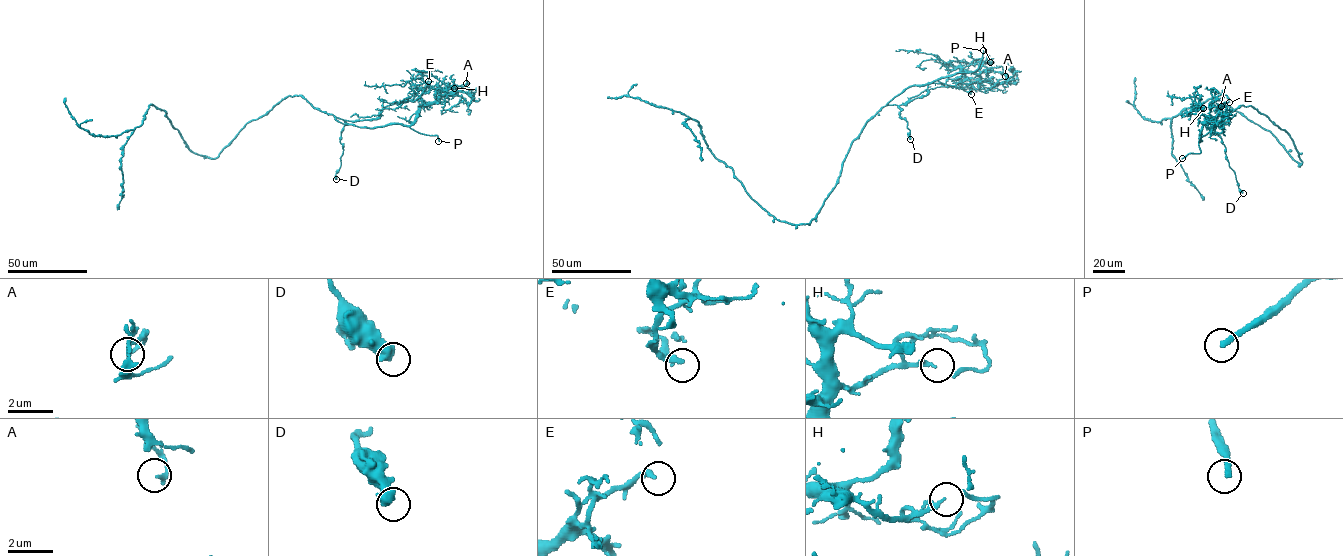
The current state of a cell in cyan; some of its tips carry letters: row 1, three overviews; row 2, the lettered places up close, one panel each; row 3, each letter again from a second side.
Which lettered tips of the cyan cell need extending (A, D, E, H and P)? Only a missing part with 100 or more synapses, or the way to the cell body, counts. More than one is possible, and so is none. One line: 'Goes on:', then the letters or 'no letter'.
Goes on: P

